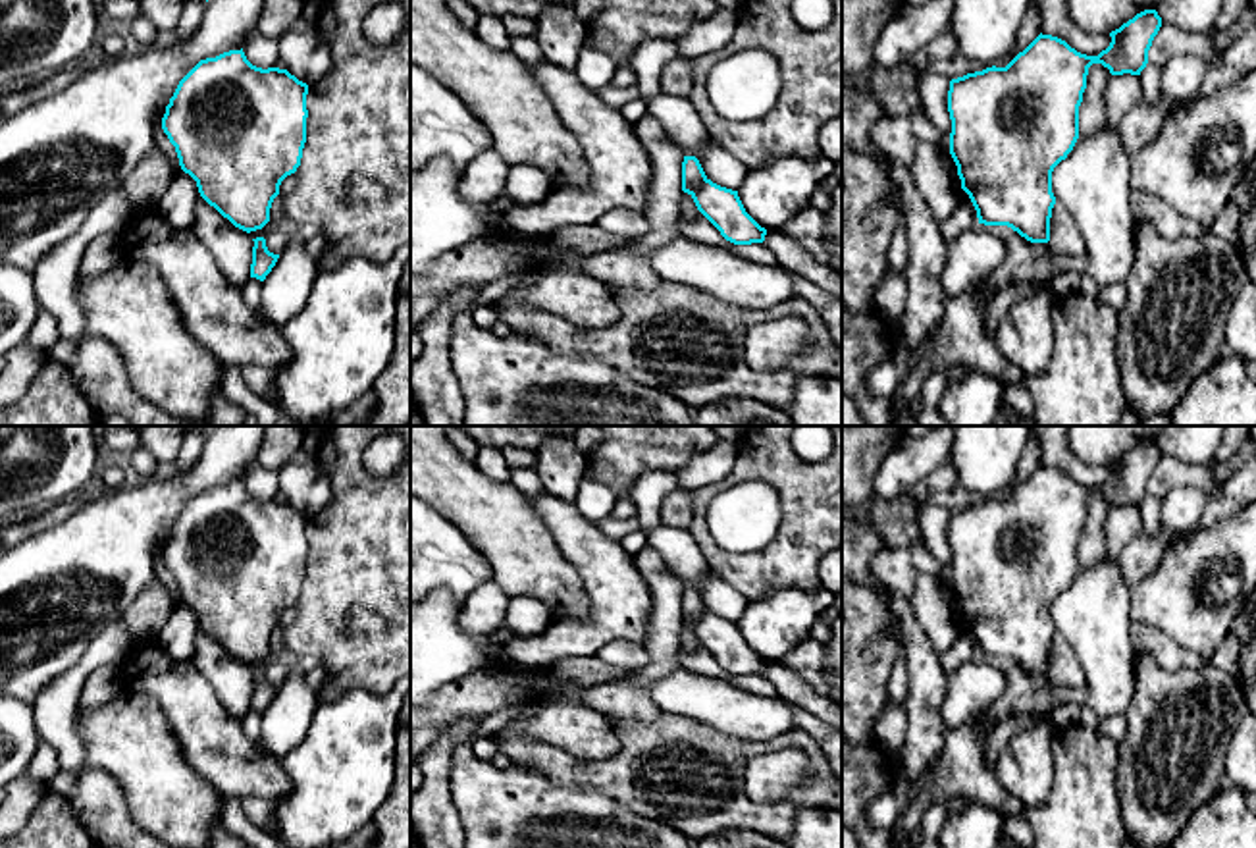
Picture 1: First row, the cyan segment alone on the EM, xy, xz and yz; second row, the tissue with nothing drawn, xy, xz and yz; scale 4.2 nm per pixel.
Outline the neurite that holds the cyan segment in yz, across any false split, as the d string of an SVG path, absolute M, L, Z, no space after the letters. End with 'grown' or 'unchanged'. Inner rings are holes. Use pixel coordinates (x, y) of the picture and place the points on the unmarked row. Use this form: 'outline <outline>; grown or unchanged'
outline M1144 441L1112 463L1110 478L1098 488L1081 486L1065 472L1040 464L1006 499L992 497L950 513L950 586L979 655L1007 657L1031 675L1050 673L1056 636L1052 603L1079 570L1079 538L1088 499L1102 495L1112 507L1140 507L1160 459L1158 443Z; unchanged

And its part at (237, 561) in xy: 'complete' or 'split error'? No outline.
complete

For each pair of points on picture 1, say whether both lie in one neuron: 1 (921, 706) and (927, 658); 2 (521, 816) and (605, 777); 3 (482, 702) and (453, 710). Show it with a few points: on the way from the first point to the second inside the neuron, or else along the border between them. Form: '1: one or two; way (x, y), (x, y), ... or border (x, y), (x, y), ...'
1: one; way (925, 694), (925, 669)
2: two; border (540, 771), (571, 787), (601, 791), (625, 806)
3: one; way (474, 702), (461, 702)

